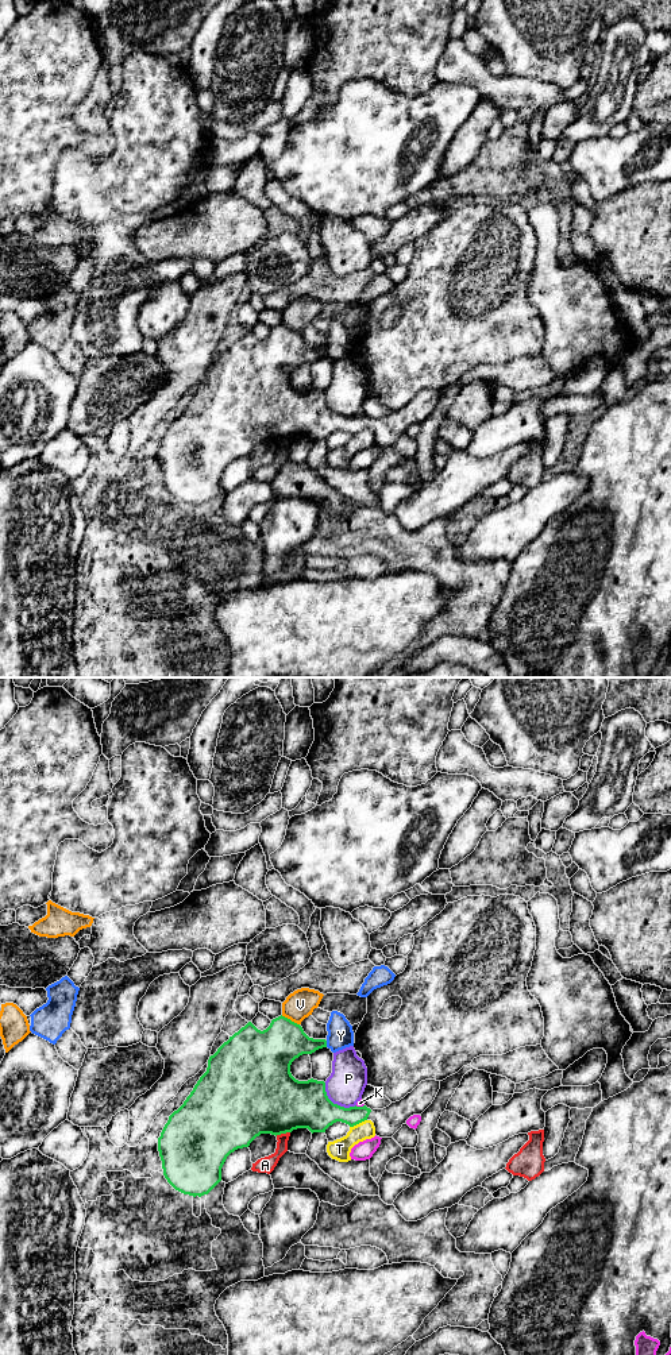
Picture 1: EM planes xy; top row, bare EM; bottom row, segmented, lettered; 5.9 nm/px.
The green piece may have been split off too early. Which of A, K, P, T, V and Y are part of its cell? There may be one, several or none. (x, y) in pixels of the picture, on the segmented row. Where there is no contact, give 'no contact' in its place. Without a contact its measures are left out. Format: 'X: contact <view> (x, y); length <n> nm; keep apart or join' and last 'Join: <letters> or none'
A: contact xy (282, 1132); length 90 nm; keep apart
K: contact xy (359, 1107); length 60 nm; keep apart
P: contact xy (335, 1104); length 240 nm; keep apart
T: contact xy (358, 1123); length 120 nm; keep apart
V: contact xy (289, 1019); length 130 nm; keep apart
Y: contact xy (326, 1043); length 40 nm; keep apart
Join: none

